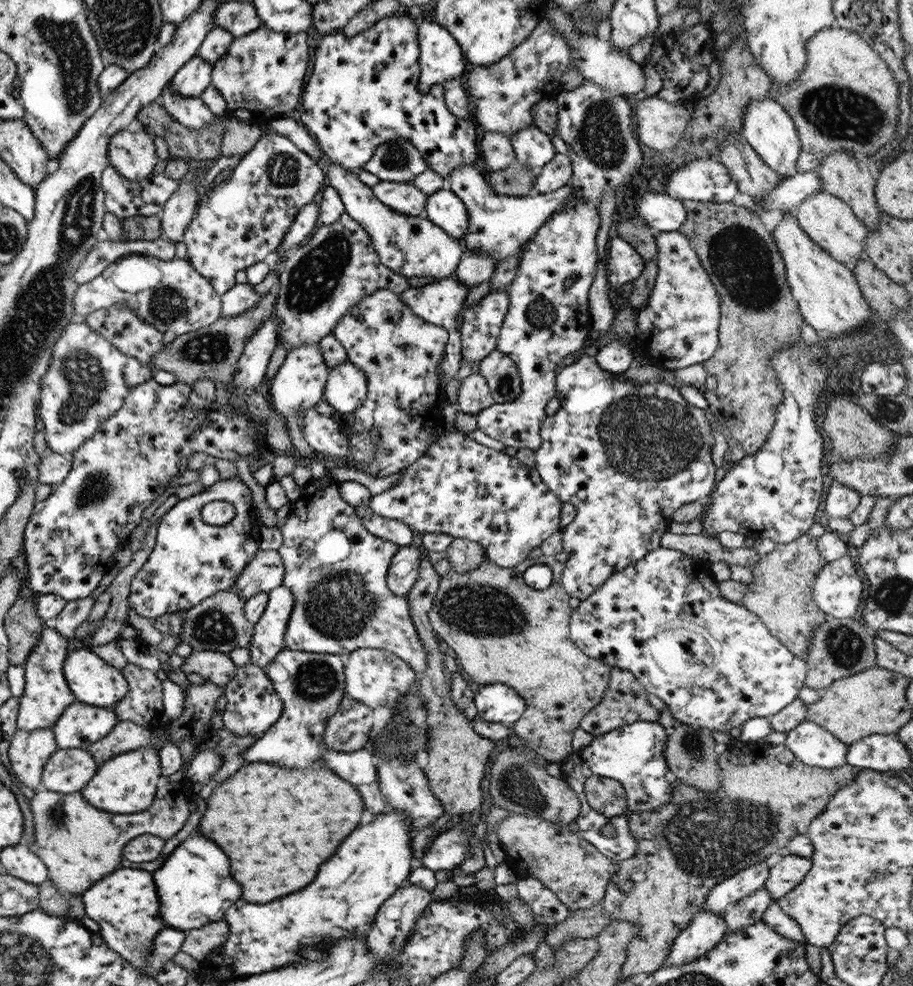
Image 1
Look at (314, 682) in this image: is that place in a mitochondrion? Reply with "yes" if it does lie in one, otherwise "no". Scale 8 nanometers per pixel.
yes

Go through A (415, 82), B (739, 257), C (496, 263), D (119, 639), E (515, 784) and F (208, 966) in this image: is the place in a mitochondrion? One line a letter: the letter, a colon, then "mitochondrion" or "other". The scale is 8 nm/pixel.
A: other
B: mitochondrion
C: other
D: other
E: mitochondrion
F: other

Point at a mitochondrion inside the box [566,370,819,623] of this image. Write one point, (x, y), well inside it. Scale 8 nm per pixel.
(650, 439)

